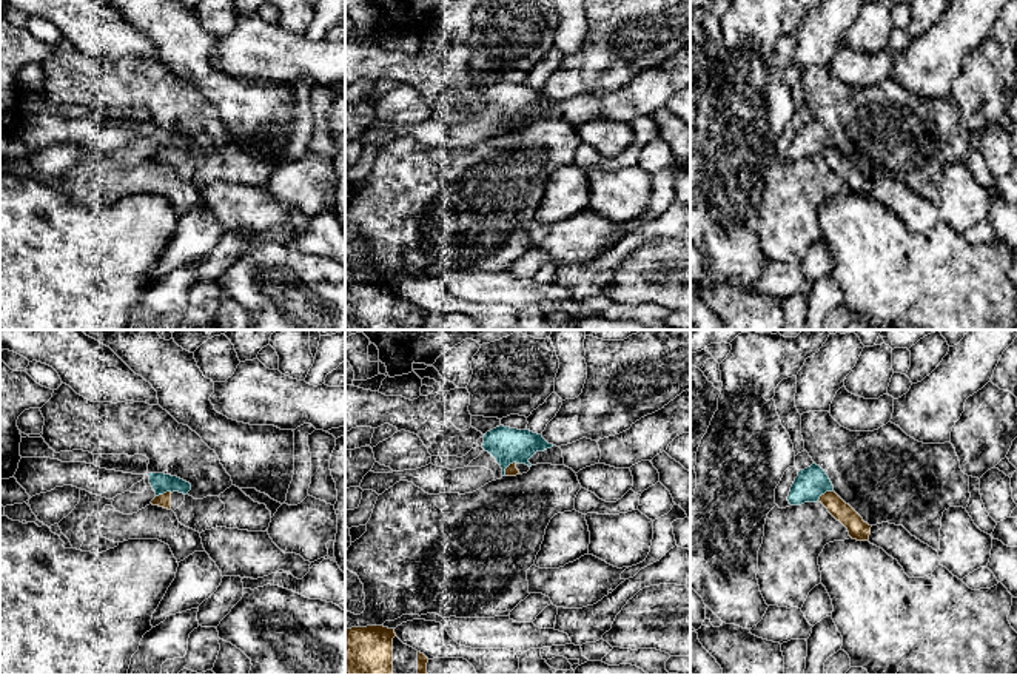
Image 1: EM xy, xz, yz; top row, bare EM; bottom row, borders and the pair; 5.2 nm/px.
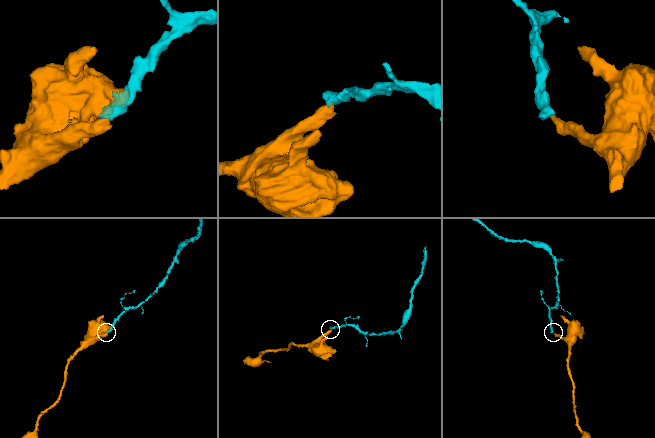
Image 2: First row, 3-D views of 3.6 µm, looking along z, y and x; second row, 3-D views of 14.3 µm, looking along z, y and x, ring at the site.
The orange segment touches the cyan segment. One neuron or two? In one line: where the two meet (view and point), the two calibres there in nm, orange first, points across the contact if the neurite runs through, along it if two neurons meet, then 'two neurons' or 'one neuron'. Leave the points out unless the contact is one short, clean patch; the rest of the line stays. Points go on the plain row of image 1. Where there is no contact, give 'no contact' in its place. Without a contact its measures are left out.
yz (823, 150) | 100/160 nm | along yz (832, 145), (828, 145), (817, 156) | two neurons

